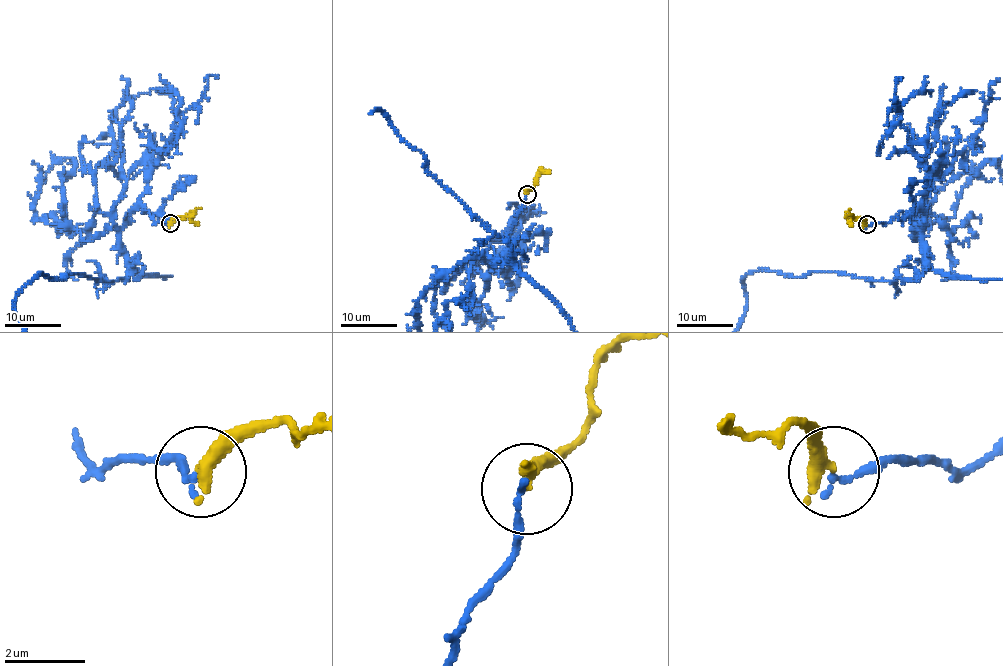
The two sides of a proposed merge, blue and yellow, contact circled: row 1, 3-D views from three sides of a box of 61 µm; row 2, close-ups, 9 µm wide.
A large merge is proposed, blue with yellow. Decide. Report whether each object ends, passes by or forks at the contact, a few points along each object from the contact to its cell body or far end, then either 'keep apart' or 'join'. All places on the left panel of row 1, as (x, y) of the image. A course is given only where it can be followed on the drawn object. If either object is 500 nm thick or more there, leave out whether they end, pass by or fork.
blue ends | yellow ends | blue via (169, 223), (130, 213), (128, 278), (39, 273), (14, 300) | yellow via (170, 223), (178, 217), (189, 217), (200, 209) | join

